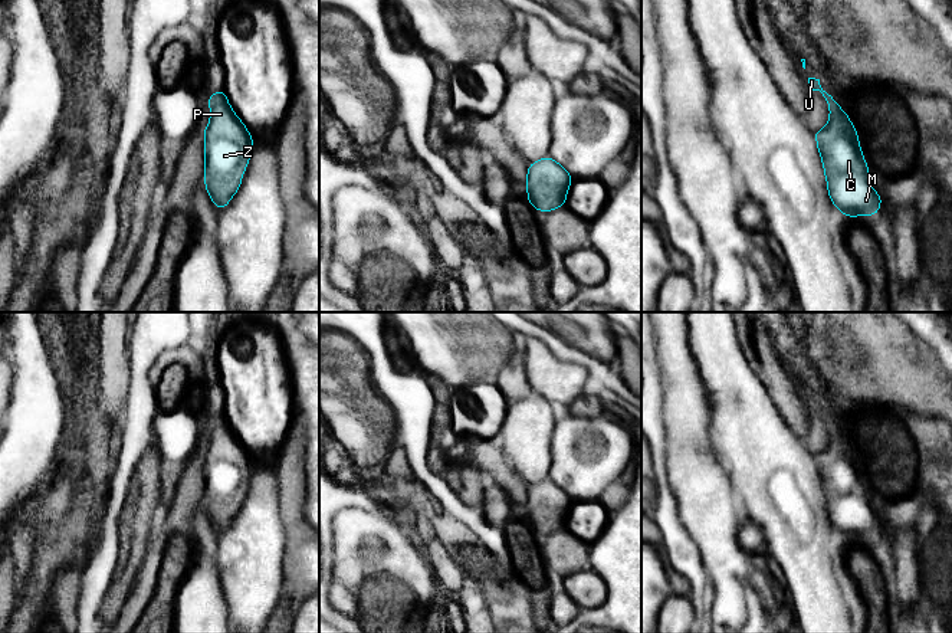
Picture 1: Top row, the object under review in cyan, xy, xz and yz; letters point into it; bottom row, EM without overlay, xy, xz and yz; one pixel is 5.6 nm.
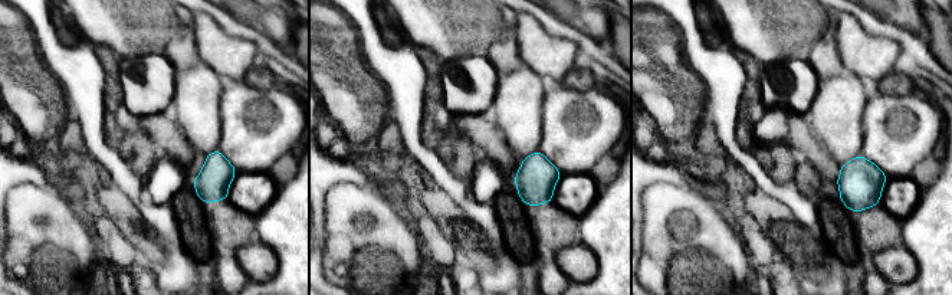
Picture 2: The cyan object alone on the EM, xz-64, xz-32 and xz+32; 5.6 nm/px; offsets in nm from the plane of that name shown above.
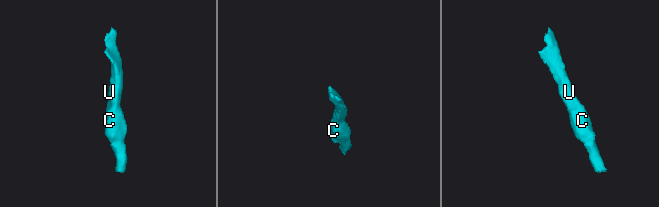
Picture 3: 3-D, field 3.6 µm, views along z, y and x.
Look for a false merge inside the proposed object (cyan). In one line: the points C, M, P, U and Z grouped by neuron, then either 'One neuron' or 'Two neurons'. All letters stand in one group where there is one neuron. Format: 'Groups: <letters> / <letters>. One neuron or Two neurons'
Groups: C M P U Z. One neuron

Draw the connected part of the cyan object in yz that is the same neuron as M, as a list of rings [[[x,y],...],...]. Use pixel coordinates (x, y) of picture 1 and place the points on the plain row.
[[[808,400],[811,413],[820,413],[830,429],[828,446],[814,455],[823,482],[828,518],[833,527],[847,538],[874,538],[882,521],[869,504],[869,489],[863,481],[859,457],[848,437],[837,422],[820,407],[820,401]]]

